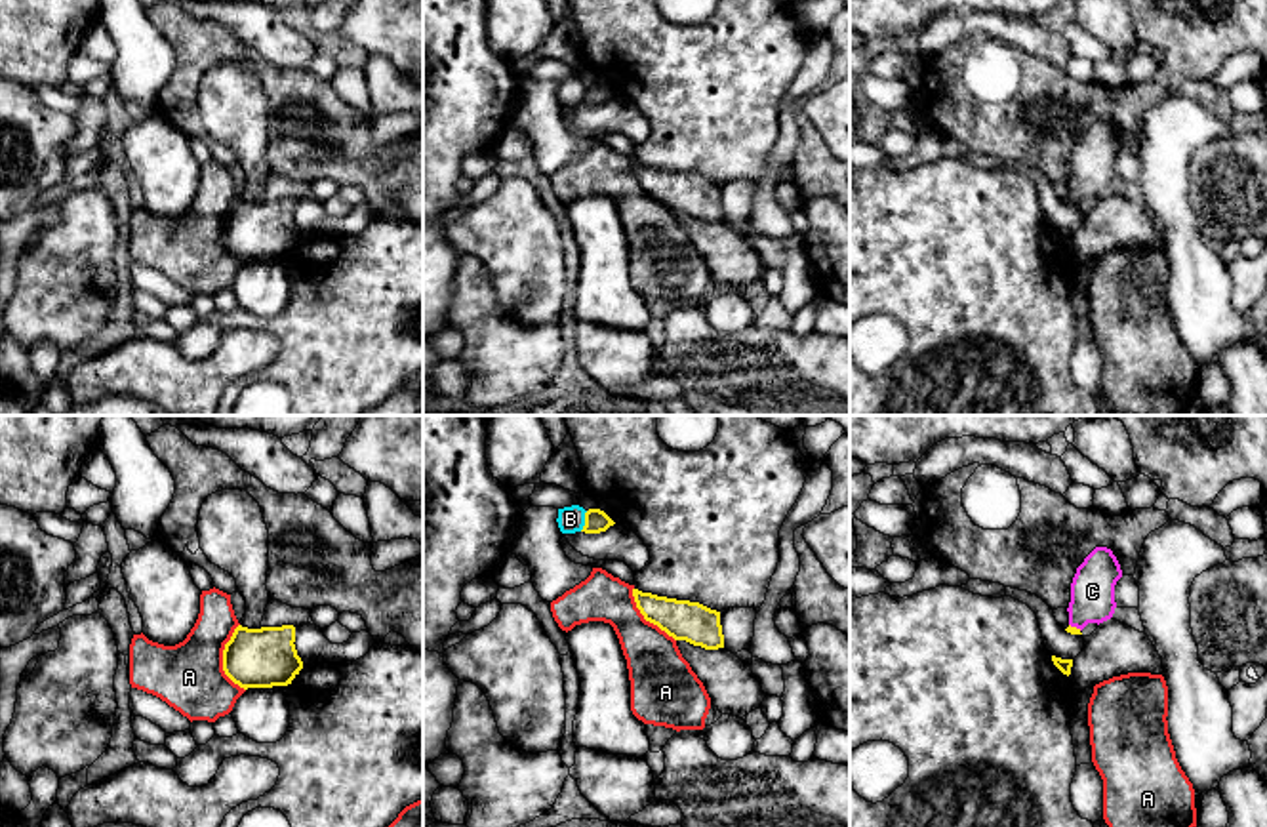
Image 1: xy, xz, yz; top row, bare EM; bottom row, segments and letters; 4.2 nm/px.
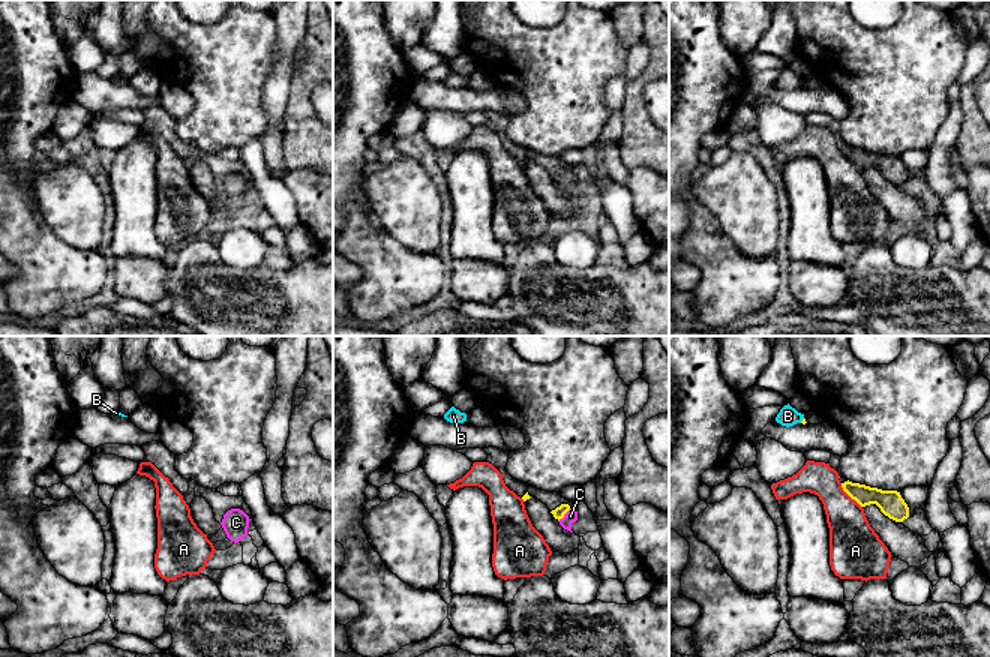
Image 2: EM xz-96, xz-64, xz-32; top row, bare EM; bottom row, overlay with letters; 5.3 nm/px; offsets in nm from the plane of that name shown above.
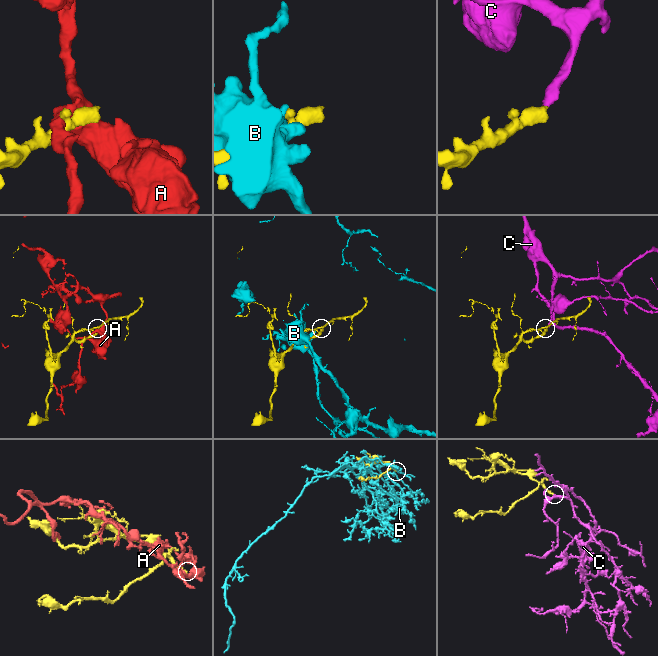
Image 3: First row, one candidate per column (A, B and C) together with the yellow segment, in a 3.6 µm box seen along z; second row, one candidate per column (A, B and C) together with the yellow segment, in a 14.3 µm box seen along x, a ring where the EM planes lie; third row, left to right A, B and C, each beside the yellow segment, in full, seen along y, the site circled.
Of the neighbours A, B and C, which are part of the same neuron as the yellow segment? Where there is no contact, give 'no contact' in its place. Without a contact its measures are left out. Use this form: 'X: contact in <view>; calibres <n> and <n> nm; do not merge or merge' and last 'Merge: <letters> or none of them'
A: contact in xy; calibres 260 and 300 nm; do not merge
B: contact in xz; calibres 100 and 110 nm; do not merge
C: contact in yz; calibres 30 and 190 nm; merge
Merge: C

